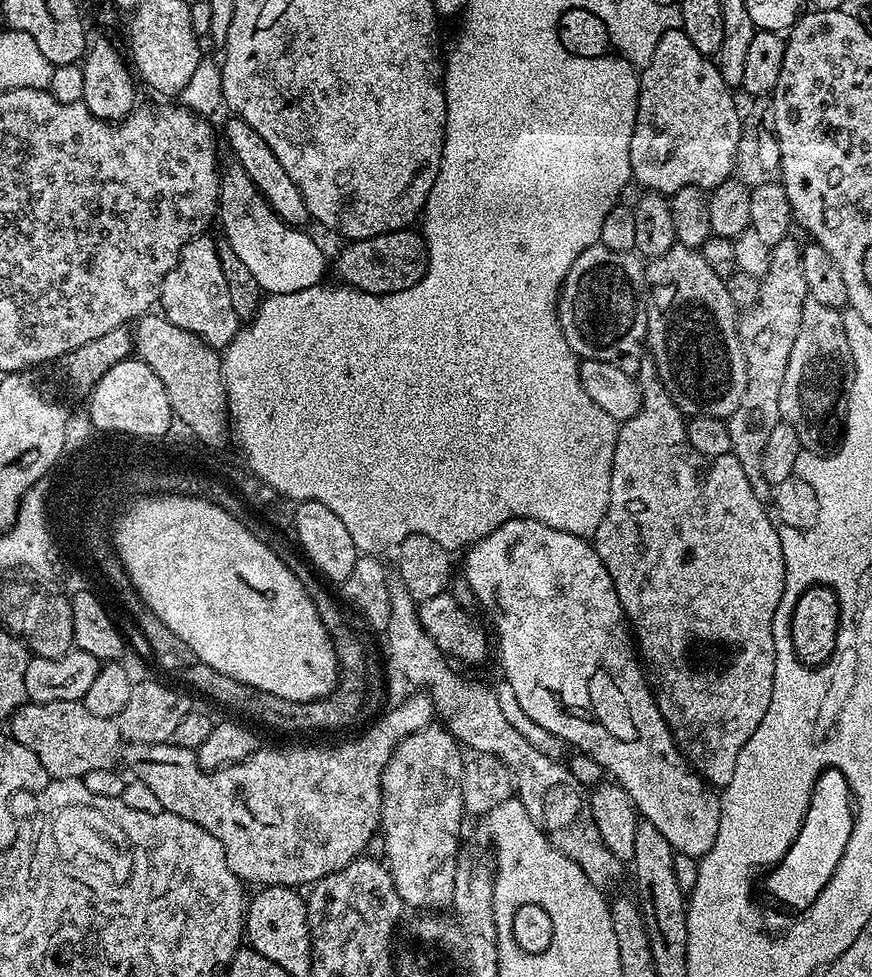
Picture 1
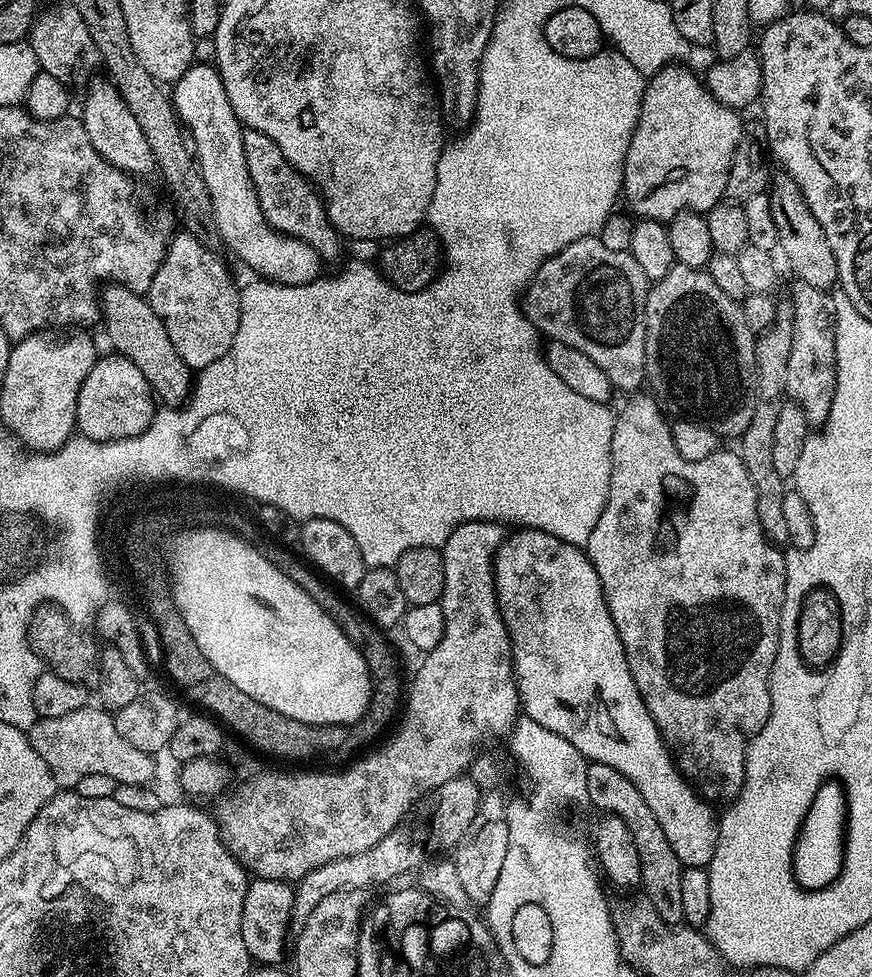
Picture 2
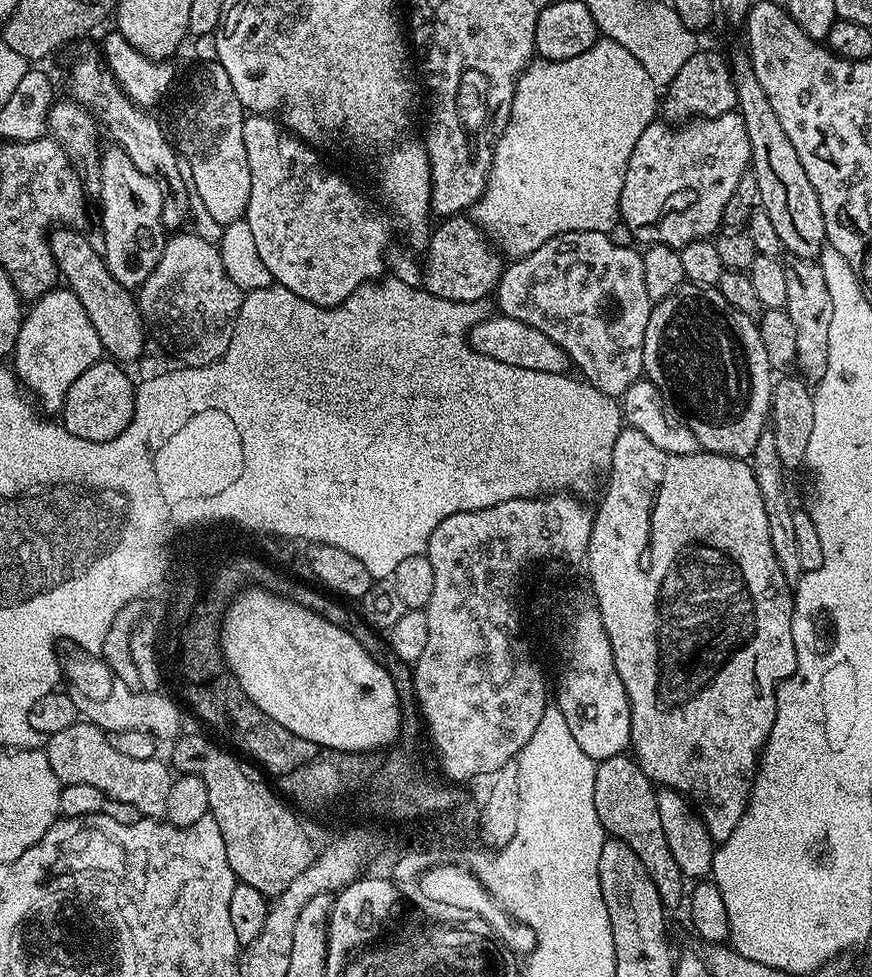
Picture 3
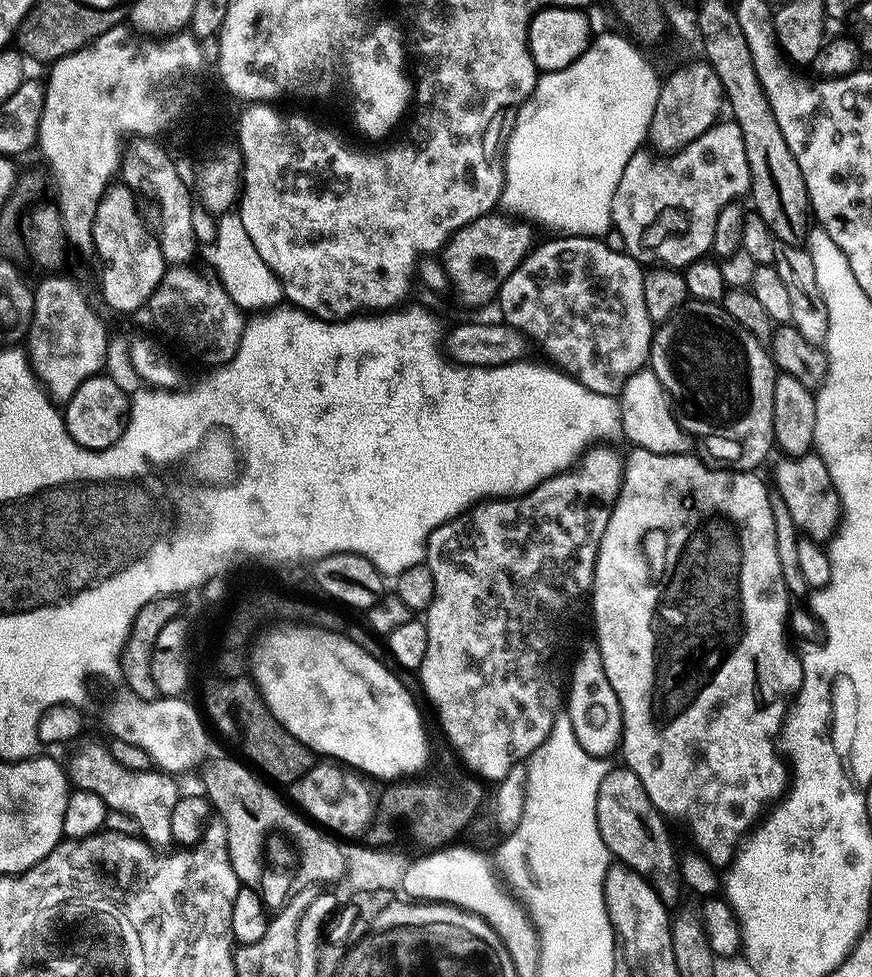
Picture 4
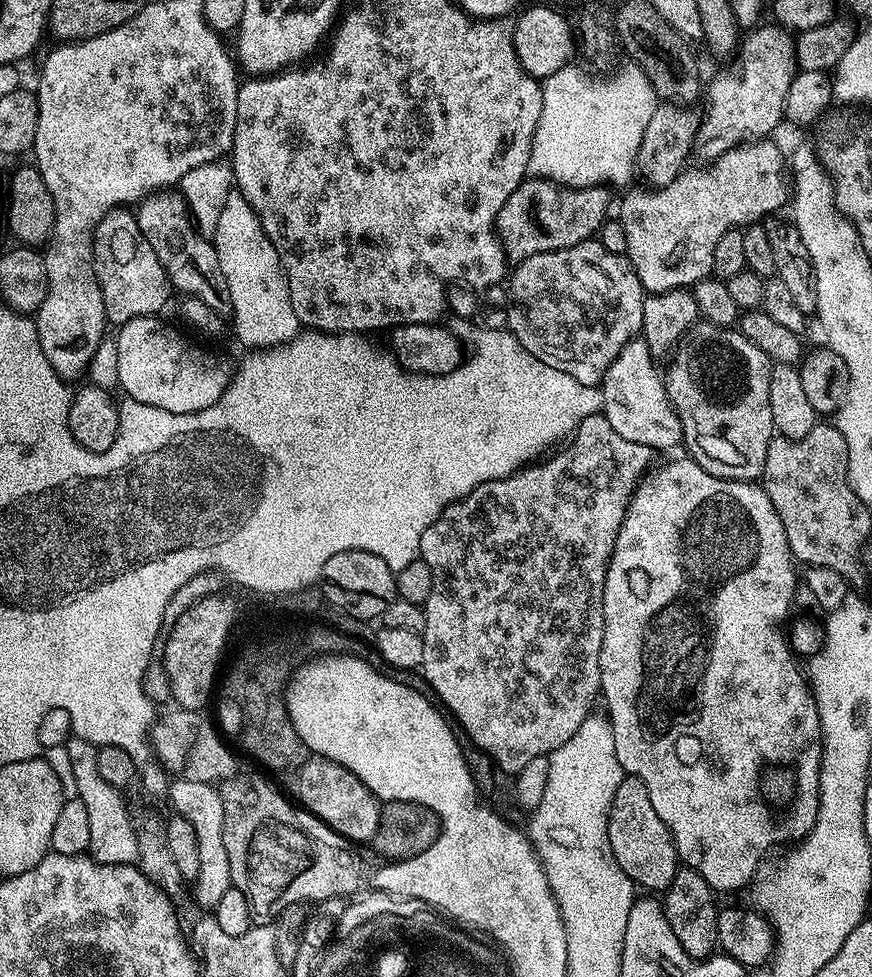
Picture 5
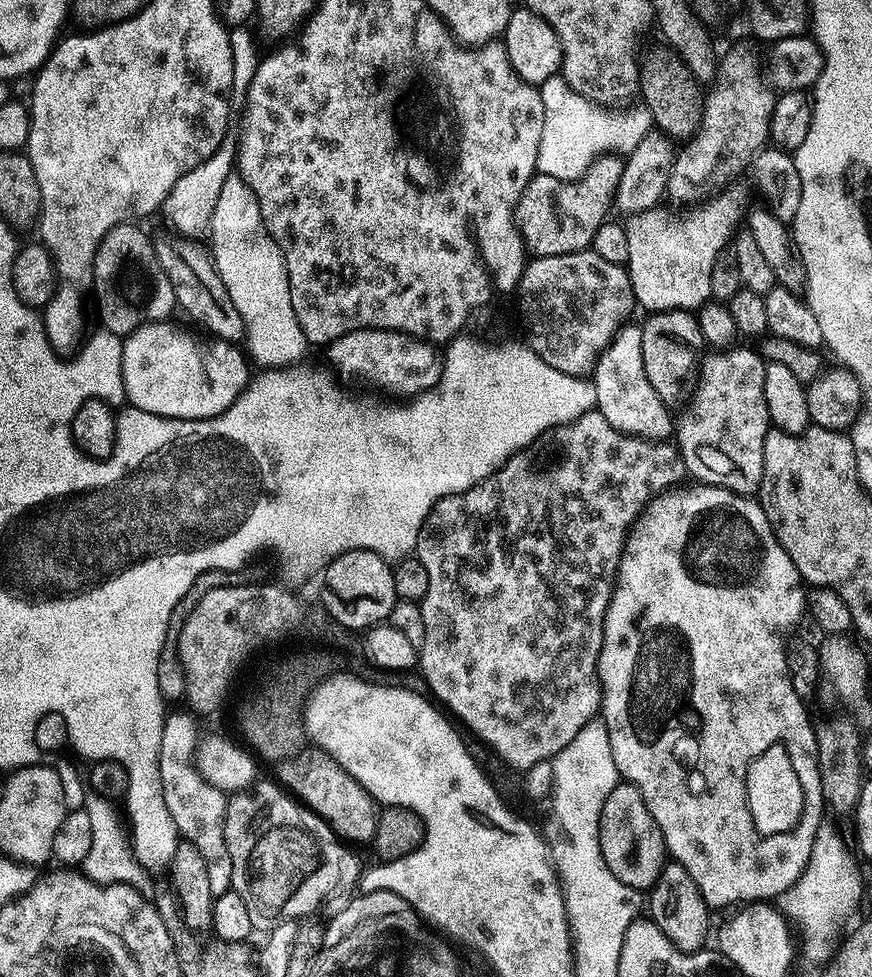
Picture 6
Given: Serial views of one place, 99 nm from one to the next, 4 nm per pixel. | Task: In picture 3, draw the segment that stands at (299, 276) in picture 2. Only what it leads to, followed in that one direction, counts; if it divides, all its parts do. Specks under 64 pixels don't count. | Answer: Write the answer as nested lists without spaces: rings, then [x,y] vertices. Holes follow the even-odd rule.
[[[218,62],[211,63],[201,70],[192,88],[192,101],[180,116],[178,148],[192,171],[190,184],[195,199],[200,199],[214,223],[227,226],[247,213],[250,198],[250,166],[246,162],[246,142],[242,142],[246,110],[234,94],[230,74]]]

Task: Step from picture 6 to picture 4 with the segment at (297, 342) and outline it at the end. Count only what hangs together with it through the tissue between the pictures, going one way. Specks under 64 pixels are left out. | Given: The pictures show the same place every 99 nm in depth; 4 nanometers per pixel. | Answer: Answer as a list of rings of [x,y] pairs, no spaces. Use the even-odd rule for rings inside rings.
[[[223,213],[217,220],[219,222],[216,237],[212,240],[212,264],[216,267],[215,275],[218,277],[218,283],[245,313],[260,314],[277,307],[282,300],[280,279],[262,260],[262,254],[258,254],[254,242],[250,242],[250,236],[242,225],[239,213]]]

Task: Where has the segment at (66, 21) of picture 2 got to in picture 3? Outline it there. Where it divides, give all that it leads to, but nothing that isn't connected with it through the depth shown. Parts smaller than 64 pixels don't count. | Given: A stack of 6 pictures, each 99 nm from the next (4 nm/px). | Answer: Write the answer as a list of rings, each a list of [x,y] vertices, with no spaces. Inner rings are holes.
[[[99,55],[96,56],[88,56],[81,64],[73,66],[72,73],[68,76],[68,88],[72,91],[69,92],[71,99],[88,109],[103,127],[105,124],[112,131],[112,136],[116,139],[113,141],[123,149],[130,158],[130,162],[134,162],[134,166],[138,170],[142,170],[142,174],[155,176],[164,185],[170,198],[164,201],[162,222],[165,229],[179,229],[181,227],[179,224],[188,216],[190,184],[179,173],[177,149],[174,147],[173,141],[172,144],[168,141],[168,136],[160,129],[159,122],[148,113],[151,111],[141,110],[133,104],[132,99],[125,94],[123,88],[113,78],[107,63],[102,62]]]

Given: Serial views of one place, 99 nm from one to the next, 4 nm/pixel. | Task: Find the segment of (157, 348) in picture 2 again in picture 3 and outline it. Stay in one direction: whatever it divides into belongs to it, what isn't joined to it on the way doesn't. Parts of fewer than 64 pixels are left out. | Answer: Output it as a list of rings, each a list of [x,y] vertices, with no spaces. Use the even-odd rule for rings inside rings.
[[[81,234],[76,240],[53,240],[49,236],[48,245],[63,283],[71,288],[78,302],[82,302],[82,310],[86,310],[90,322],[94,322],[101,349],[120,362],[138,359],[144,352],[146,321],[140,315],[137,297],[129,289],[123,288],[114,278],[114,274],[110,274],[104,264],[103,255],[88,245],[87,235]]]

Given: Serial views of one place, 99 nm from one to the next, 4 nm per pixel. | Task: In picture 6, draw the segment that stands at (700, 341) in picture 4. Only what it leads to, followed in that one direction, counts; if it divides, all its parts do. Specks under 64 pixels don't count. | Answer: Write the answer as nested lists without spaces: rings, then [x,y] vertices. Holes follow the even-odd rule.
[[[743,346],[712,350],[703,357],[698,369],[694,397],[690,402],[692,412],[686,413],[681,420],[679,418],[674,428],[674,443],[679,448],[685,469],[693,476],[693,481],[713,484],[716,488],[725,488],[749,498],[759,493],[764,469],[764,443],[770,427],[766,410],[765,363],[759,351],[751,352]]]

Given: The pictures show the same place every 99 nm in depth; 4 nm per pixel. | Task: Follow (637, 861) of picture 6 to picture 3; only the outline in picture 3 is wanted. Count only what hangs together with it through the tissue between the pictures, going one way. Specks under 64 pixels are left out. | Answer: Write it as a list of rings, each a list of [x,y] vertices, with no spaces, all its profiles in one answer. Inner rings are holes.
[[[621,754],[611,756],[599,761],[594,774],[594,810],[600,819],[600,825],[604,827],[609,837],[626,842],[634,854],[638,854],[642,866],[646,866],[646,874],[650,874],[650,882],[654,882],[654,890],[658,890],[658,898],[662,898],[665,909],[672,910],[685,903],[686,877],[682,870],[678,870],[678,862],[674,862],[674,853],[666,843],[666,833],[662,831],[662,818],[658,818],[658,802],[656,801],[657,789],[652,779],[640,769],[631,755]]]

